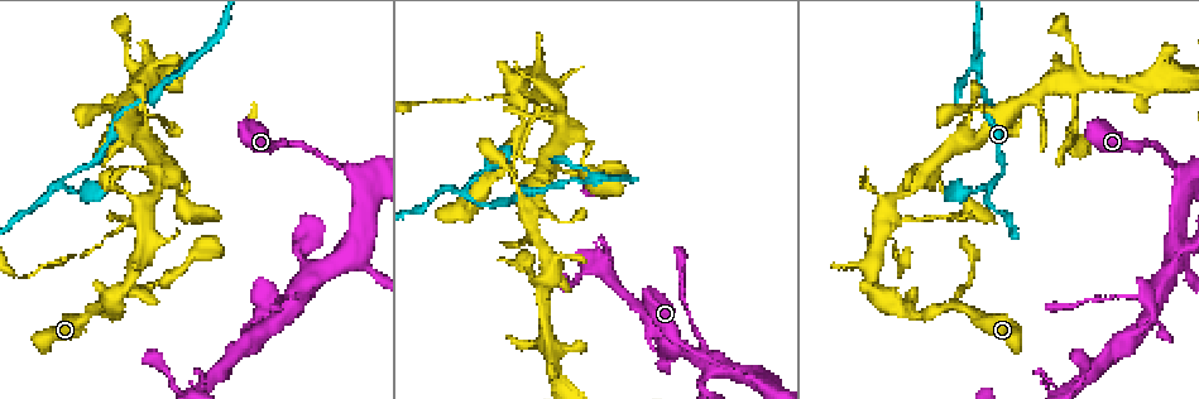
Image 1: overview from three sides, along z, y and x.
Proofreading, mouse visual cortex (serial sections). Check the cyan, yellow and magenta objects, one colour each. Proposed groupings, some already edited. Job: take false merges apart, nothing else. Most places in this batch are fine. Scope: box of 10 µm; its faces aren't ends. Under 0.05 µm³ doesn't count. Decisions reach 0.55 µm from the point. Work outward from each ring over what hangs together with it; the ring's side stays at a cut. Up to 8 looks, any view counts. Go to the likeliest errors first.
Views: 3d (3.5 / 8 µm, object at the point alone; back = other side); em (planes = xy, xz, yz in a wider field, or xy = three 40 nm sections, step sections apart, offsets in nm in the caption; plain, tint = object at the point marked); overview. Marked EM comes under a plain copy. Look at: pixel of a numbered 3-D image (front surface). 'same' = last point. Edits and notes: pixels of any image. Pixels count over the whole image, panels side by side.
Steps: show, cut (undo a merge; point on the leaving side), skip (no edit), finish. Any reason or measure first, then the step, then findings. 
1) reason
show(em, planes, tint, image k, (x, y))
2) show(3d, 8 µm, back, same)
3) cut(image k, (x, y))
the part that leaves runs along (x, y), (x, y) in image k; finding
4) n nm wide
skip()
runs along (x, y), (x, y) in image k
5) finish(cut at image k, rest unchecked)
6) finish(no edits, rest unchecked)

show(3d, 3.5 µm, back, image 1, (948, 304))

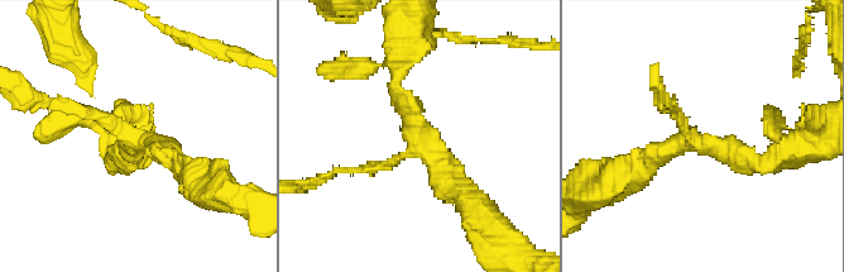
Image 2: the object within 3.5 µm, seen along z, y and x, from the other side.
3 arms; arms of 150, 200, 250 nm; shape alone is not enough
show(em, planes, tint, image 2, (136, 143))

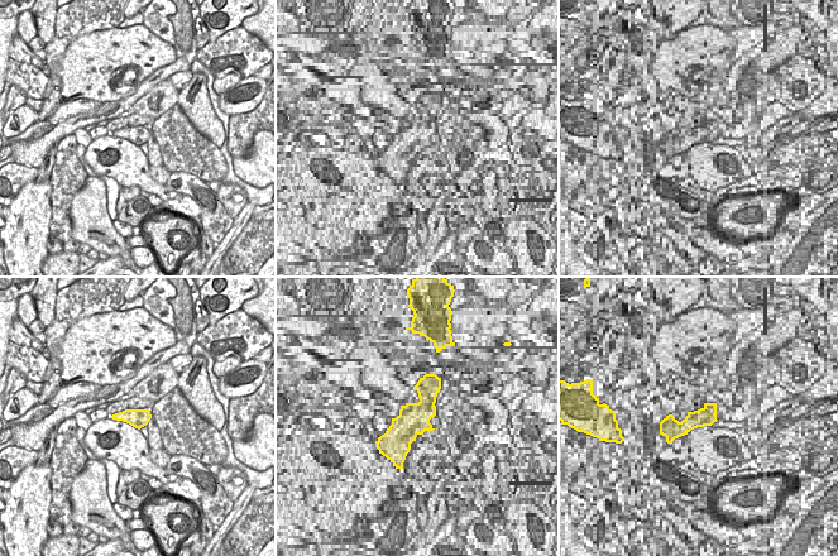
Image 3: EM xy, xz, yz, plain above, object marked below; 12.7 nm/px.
skip()
runs along (470, 204), (416, 139), (397, 75) in image 2; continuous, no second cell

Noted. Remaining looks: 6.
three-way junction
show(3d, 3.5 µm, image 1, (887, 210))

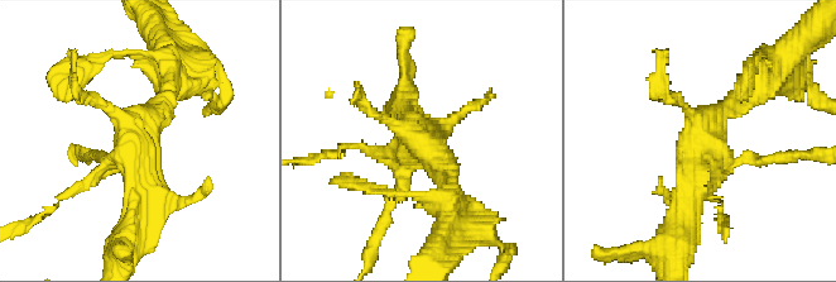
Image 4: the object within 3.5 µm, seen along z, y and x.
show(em, xy, step 1, tint, image 4, (424, 143))

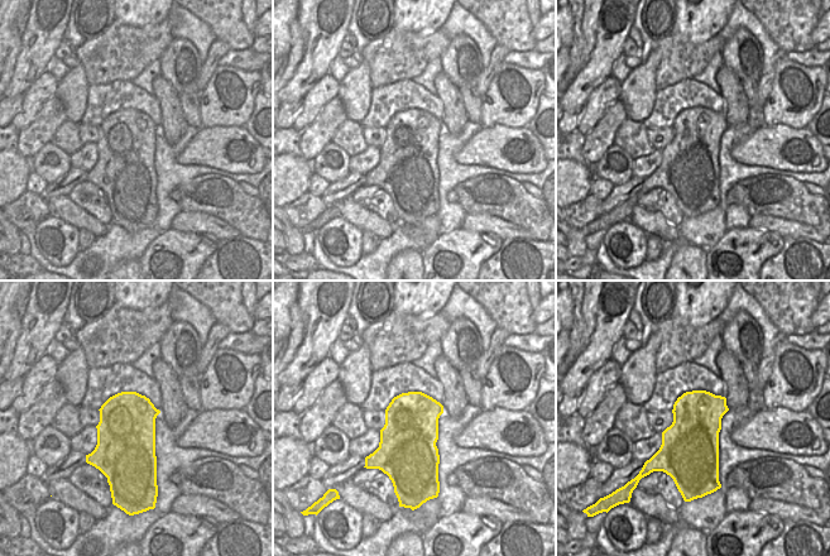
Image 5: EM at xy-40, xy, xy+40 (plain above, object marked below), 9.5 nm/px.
skip()
runs along (683, 238), (712, 120), (744, 98) in image 4; all the same cell

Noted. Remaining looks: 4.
thick turns thin
show(3d, 3.5 µm, image 1, (461, 194))

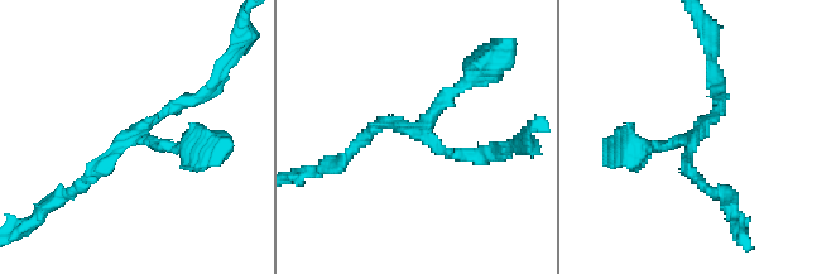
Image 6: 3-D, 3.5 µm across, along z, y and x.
3 arms; arms of 150, 150, 150 nm; need the tissue
show(em, xy, step 1, tint, image 6, (136, 133))

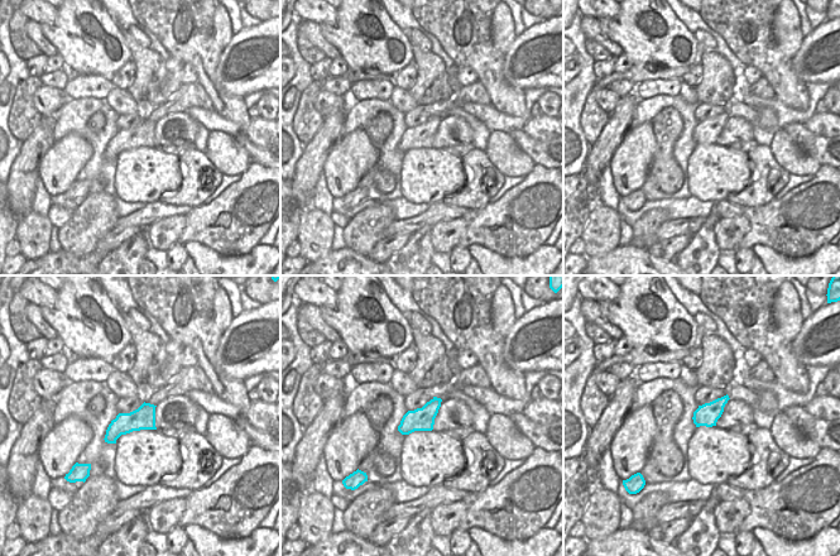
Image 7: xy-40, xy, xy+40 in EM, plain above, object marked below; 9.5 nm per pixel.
cut it another way
show(em, xy, step 5, tint, same)

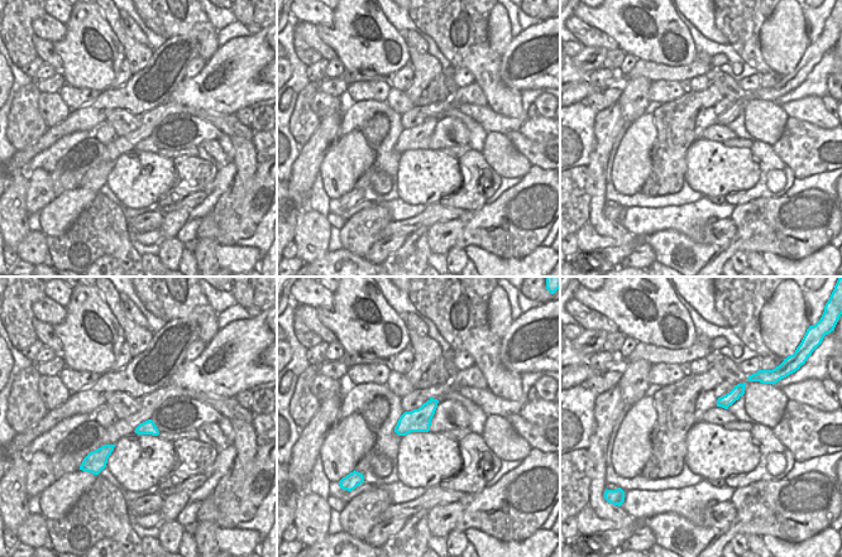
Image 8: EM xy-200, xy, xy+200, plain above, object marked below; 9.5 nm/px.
skip()
runs along (717, 92), (698, 135), (640, 150) in image 6; continuous, no second cell

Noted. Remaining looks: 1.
finish(no edits, rest unchecked)

